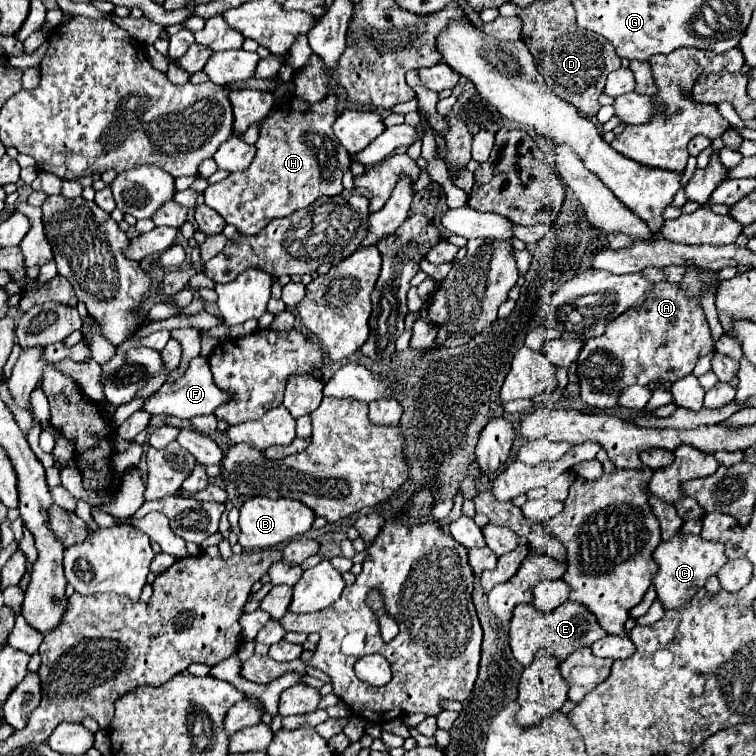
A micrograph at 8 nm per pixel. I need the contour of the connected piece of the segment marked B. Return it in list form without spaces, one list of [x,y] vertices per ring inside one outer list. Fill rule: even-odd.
[[[252,497],[246,499],[240,507],[240,537],[238,543],[244,547],[244,551],[256,551],[256,549],[268,549],[280,543],[290,541],[296,535],[306,533],[312,527],[314,511],[306,507],[304,503],[296,499],[268,499],[268,497]]]

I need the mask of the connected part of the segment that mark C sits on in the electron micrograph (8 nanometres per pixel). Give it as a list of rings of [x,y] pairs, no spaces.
[[[678,533],[670,541],[662,541],[658,549],[654,551],[654,561],[658,563],[658,575],[654,577],[654,587],[658,593],[658,599],[662,601],[664,609],[680,609],[684,607],[694,595],[704,589],[708,579],[712,575],[718,575],[718,571],[726,565],[726,553],[722,543],[704,541],[700,535],[682,535]]]

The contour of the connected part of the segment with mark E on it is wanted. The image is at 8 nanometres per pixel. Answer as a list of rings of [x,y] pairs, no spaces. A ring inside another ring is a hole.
[[[566,601],[562,607],[554,609],[552,613],[542,613],[532,603],[530,605],[518,605],[514,609],[514,615],[510,621],[510,647],[512,647],[516,661],[524,667],[528,667],[532,663],[534,653],[540,649],[546,649],[558,661],[564,661],[578,647],[592,645],[594,641],[602,639],[604,635],[606,633],[596,623],[596,617],[586,607],[582,607],[580,603],[574,603],[574,601]]]

